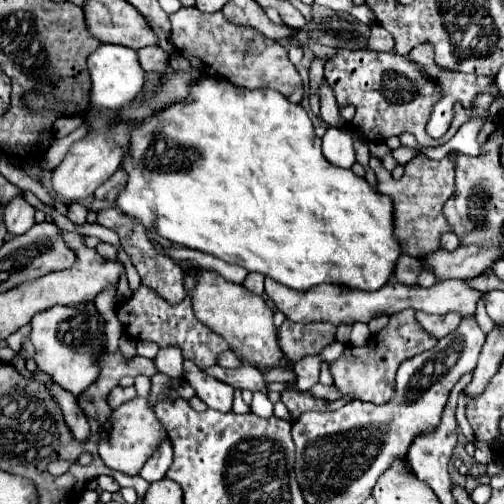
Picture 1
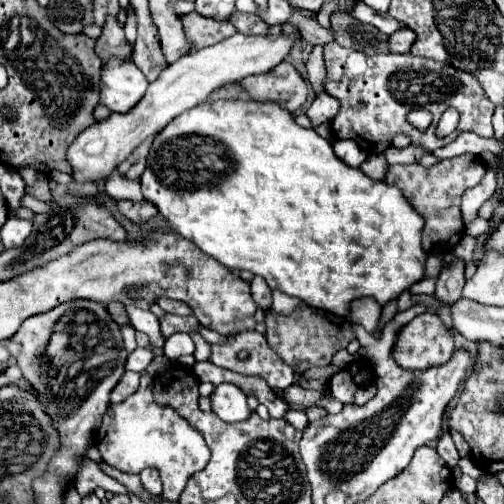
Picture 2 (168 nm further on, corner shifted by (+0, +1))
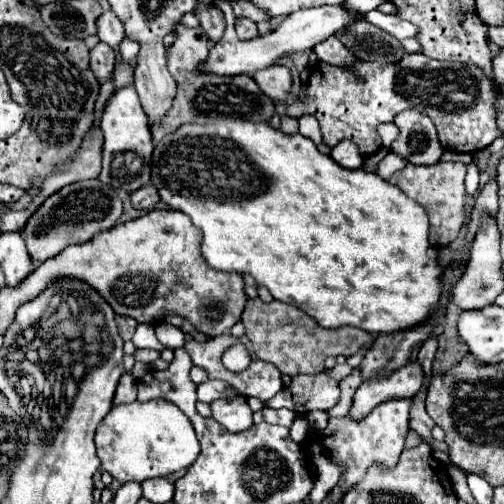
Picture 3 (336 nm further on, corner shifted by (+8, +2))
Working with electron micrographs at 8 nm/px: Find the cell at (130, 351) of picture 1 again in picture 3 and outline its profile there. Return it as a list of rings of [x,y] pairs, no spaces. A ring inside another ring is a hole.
[[[124,373],[118,381],[118,387],[116,387],[114,405],[132,403],[132,401],[136,401],[136,379],[130,373]]]

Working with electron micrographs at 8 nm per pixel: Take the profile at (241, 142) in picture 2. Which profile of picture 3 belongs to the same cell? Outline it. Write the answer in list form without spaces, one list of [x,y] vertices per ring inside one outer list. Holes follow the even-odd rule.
[[[218,117],[214,123],[204,123],[204,125],[186,123],[180,125],[174,133],[164,135],[164,139],[154,145],[150,169],[152,169],[150,181],[158,189],[160,201],[174,211],[182,211],[190,215],[194,227],[202,231],[200,251],[212,269],[252,275],[254,281],[260,287],[266,287],[274,299],[304,309],[304,313],[314,317],[326,329],[354,325],[374,335],[394,333],[424,323],[428,319],[428,313],[438,305],[442,269],[436,263],[438,251],[428,243],[428,215],[424,213],[424,209],[416,201],[400,193],[400,189],[396,189],[392,183],[384,181],[380,175],[368,173],[364,169],[350,171],[340,167],[336,161],[332,161],[330,155],[320,153],[310,137],[302,137],[300,133],[288,135],[280,129],[274,129],[268,121],[254,123],[240,117]]]

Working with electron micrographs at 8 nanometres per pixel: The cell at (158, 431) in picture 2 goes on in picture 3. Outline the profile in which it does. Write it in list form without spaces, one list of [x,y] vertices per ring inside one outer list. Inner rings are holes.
[[[160,399],[116,405],[96,429],[96,453],[102,467],[120,483],[166,477],[188,469],[200,455],[200,443],[188,417]]]

